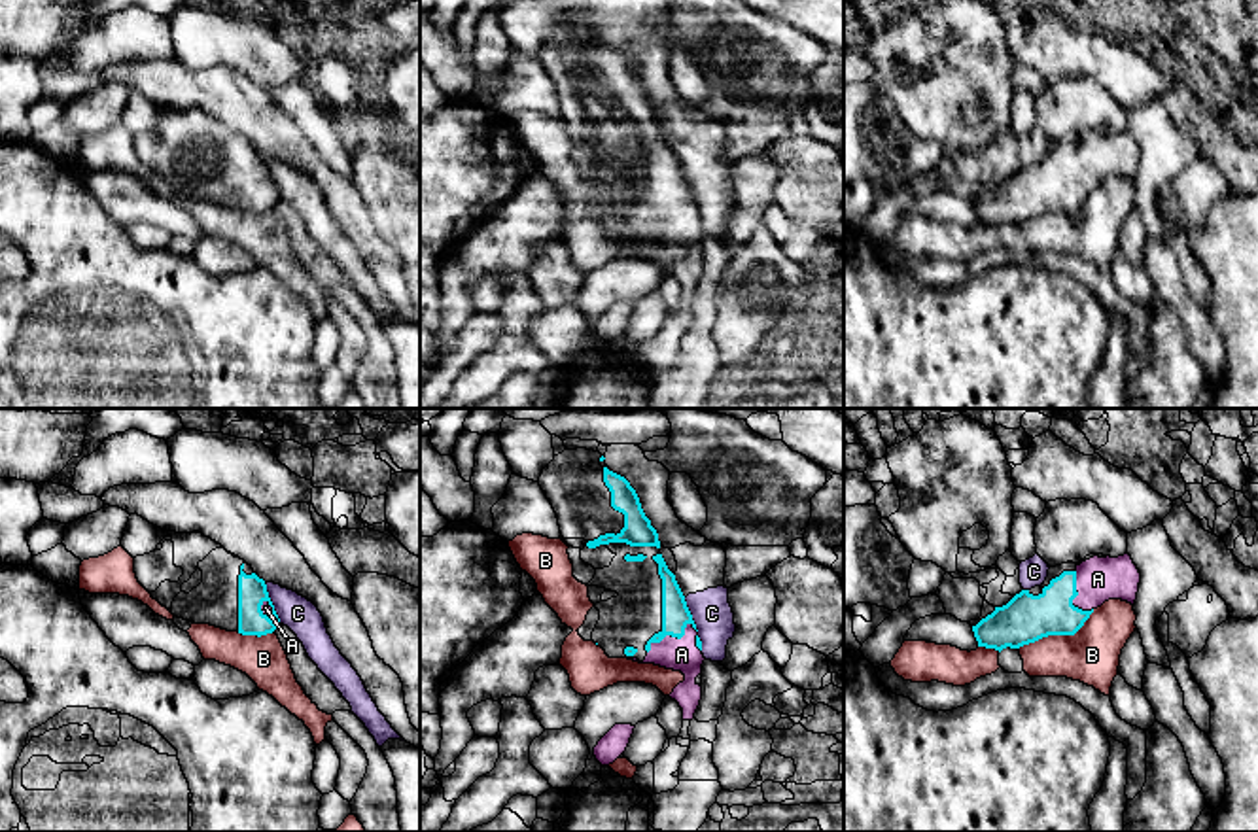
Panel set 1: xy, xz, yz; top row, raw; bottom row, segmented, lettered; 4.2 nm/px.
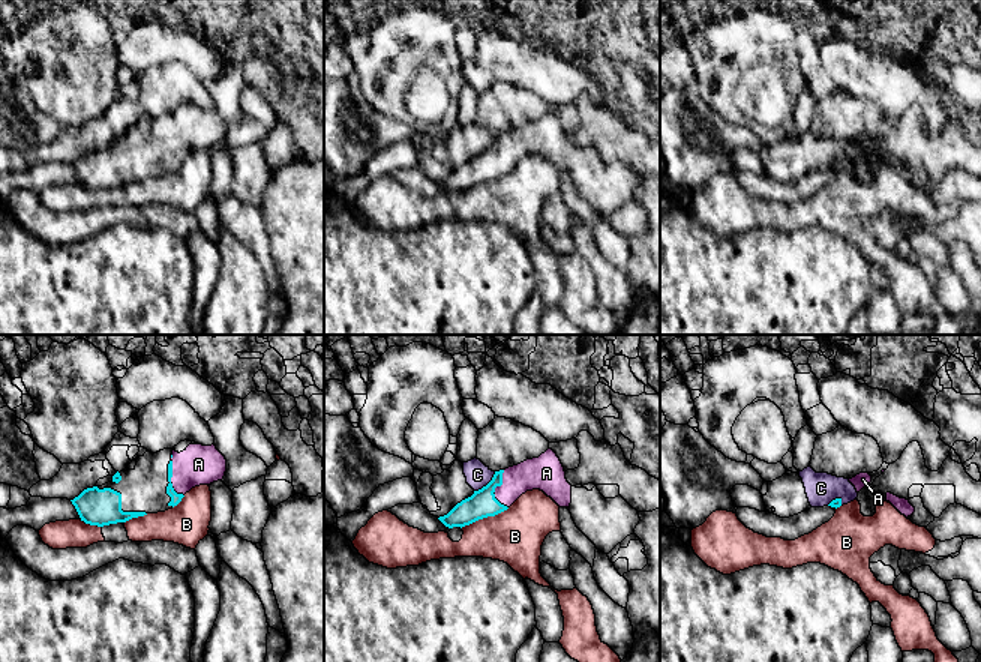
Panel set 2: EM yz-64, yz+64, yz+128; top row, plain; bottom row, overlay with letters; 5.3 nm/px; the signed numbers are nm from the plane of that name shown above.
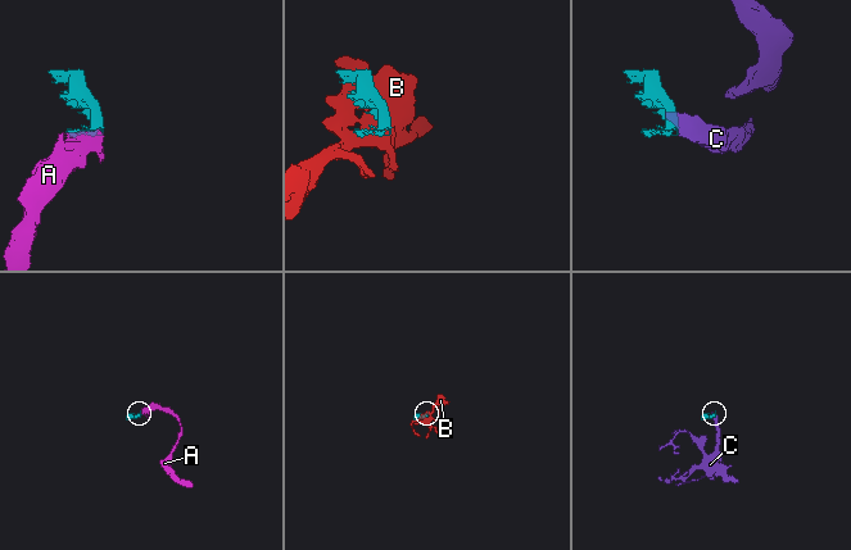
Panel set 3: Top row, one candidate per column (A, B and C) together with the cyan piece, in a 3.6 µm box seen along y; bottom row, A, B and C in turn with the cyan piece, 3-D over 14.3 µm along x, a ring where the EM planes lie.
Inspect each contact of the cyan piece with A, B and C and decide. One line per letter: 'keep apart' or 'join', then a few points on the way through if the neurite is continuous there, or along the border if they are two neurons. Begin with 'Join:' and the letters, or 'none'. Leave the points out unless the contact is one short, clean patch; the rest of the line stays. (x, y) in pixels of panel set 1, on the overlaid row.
Join: A
A: join
B: keep apart
C: keep apart; border xy (263, 583), (280, 623)

